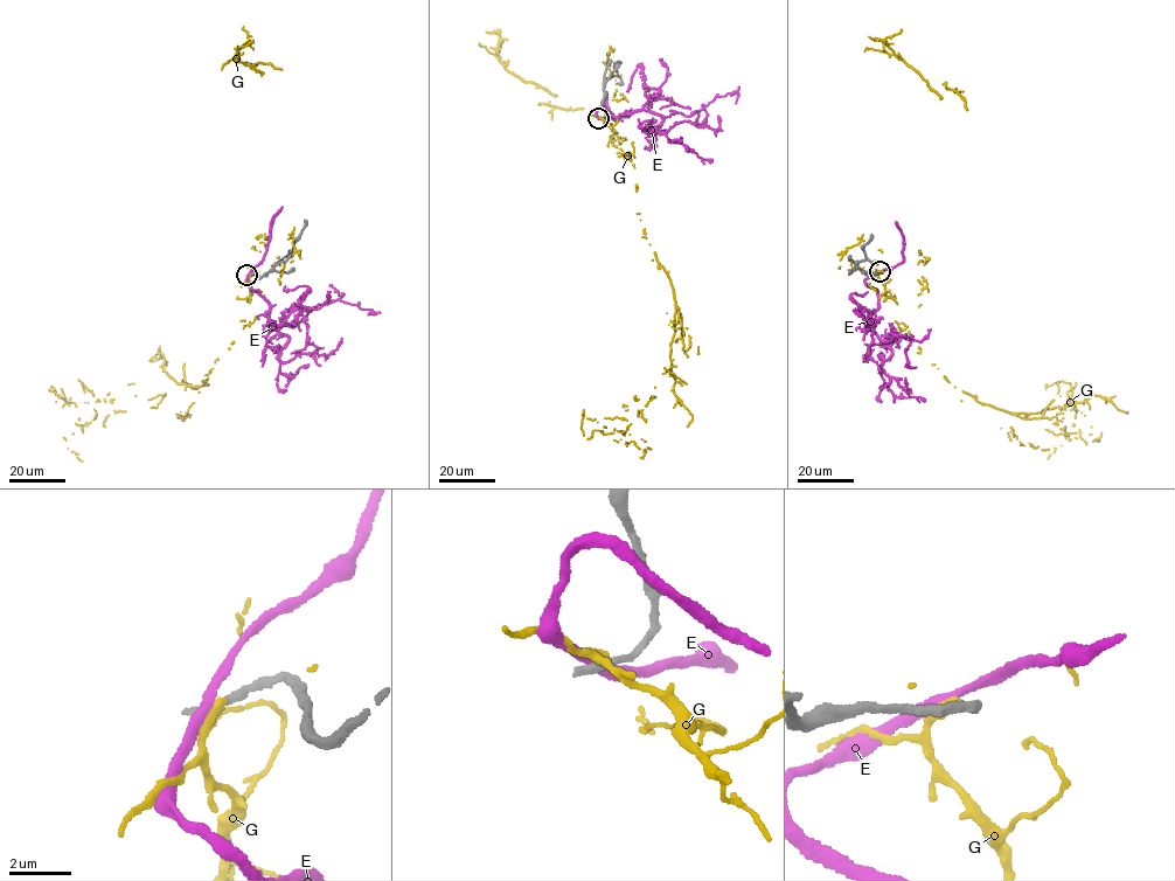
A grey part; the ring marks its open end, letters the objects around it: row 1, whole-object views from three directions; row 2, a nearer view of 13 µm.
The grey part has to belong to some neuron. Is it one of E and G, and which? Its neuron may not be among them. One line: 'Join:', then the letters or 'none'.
Join: none

